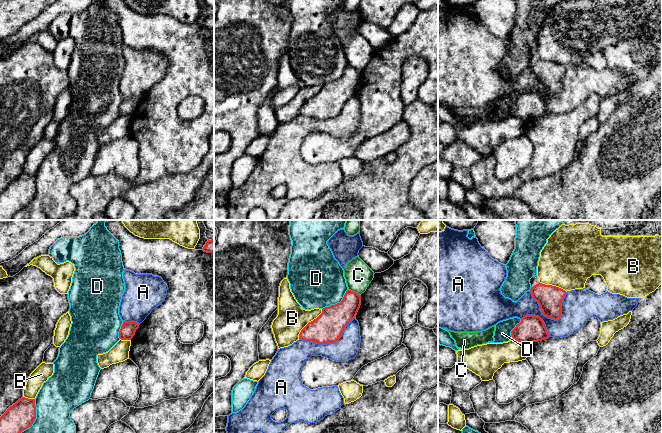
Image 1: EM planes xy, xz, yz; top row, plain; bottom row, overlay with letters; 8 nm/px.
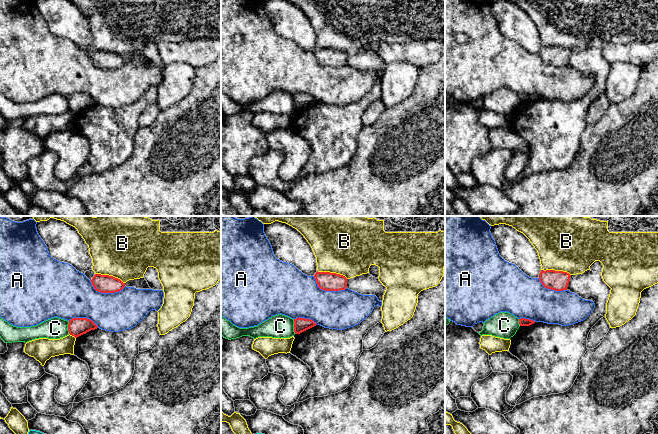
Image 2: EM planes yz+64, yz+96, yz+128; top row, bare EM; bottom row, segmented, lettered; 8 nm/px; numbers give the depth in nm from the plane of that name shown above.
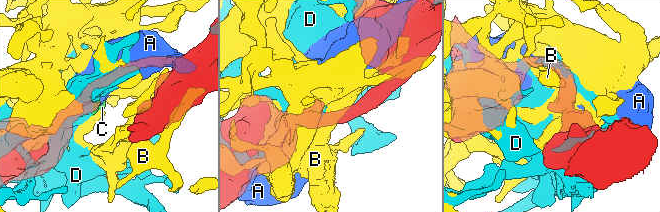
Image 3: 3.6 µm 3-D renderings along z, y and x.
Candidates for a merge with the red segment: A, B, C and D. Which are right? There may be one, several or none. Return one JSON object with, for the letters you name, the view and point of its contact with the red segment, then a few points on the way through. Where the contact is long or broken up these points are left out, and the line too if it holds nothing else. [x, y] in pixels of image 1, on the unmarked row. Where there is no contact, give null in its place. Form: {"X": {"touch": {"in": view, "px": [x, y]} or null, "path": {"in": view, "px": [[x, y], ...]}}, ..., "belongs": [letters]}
{"belongs": []}

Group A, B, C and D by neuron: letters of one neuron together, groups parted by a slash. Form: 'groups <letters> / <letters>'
groups A / B C D

